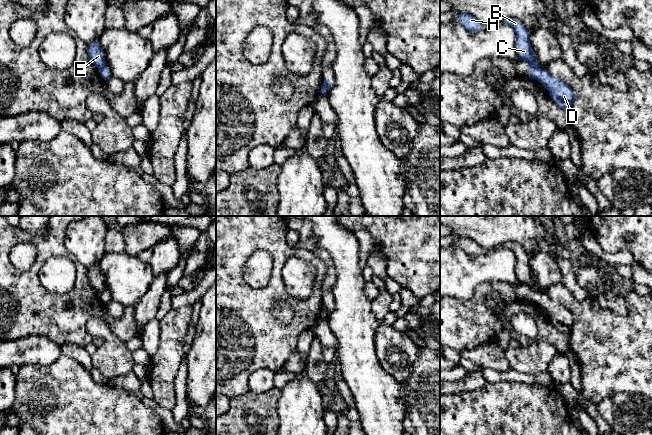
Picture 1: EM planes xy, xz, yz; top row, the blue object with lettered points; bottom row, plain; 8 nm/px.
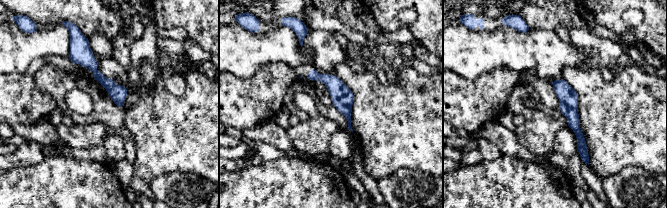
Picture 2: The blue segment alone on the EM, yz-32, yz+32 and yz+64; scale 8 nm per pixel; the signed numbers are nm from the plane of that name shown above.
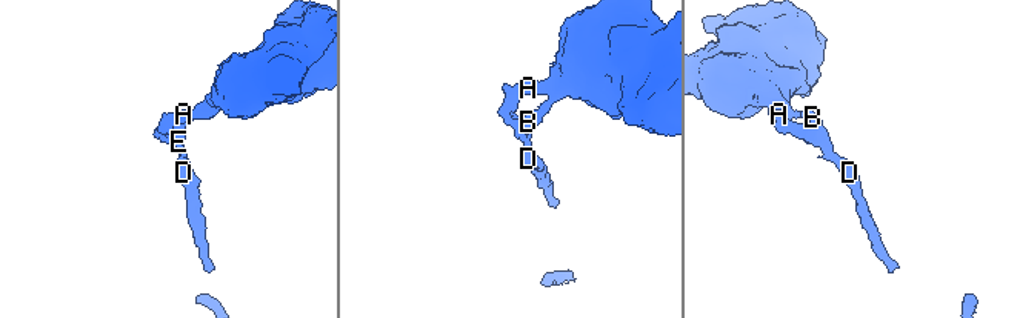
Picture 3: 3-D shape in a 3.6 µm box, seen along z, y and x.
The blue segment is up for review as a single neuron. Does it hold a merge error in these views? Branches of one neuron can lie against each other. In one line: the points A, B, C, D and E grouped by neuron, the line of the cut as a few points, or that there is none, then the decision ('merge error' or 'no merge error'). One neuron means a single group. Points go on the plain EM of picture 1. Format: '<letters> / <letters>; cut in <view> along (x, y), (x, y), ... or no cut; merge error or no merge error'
A B C E / D; cut in yz along (529, 287), (539, 292); merge error

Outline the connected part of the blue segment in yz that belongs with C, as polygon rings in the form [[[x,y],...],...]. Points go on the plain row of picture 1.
[[[505,242],[505,248],[511,250],[516,257],[516,274],[521,285],[527,285],[530,289],[540,292],[536,283],[536,278],[533,275],[530,265],[529,256],[526,251],[516,242]]]

